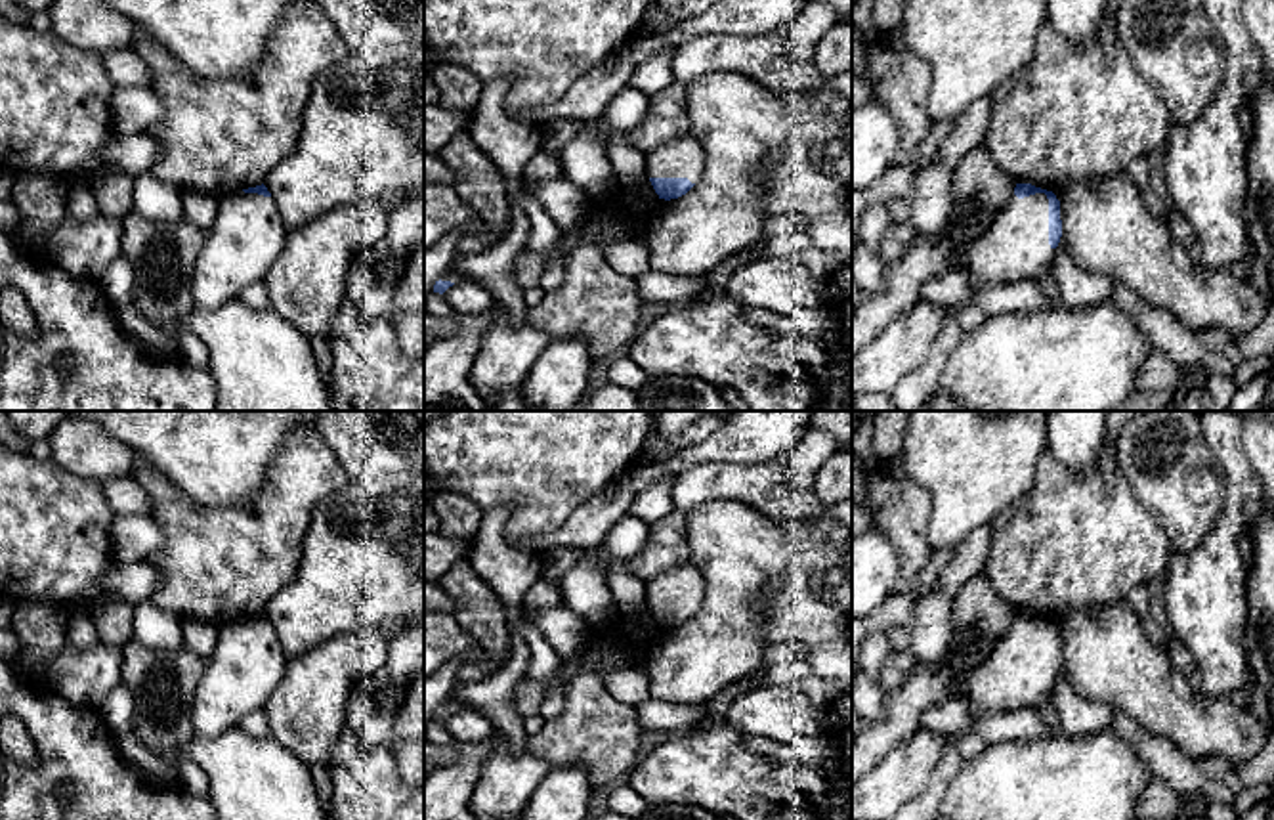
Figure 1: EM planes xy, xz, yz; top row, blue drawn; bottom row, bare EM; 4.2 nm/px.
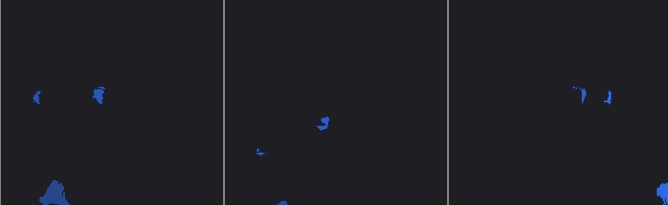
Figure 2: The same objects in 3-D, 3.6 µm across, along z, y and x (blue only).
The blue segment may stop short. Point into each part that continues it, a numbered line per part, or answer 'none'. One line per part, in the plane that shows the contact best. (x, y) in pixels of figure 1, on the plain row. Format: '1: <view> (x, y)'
1: yz (1017, 675)

